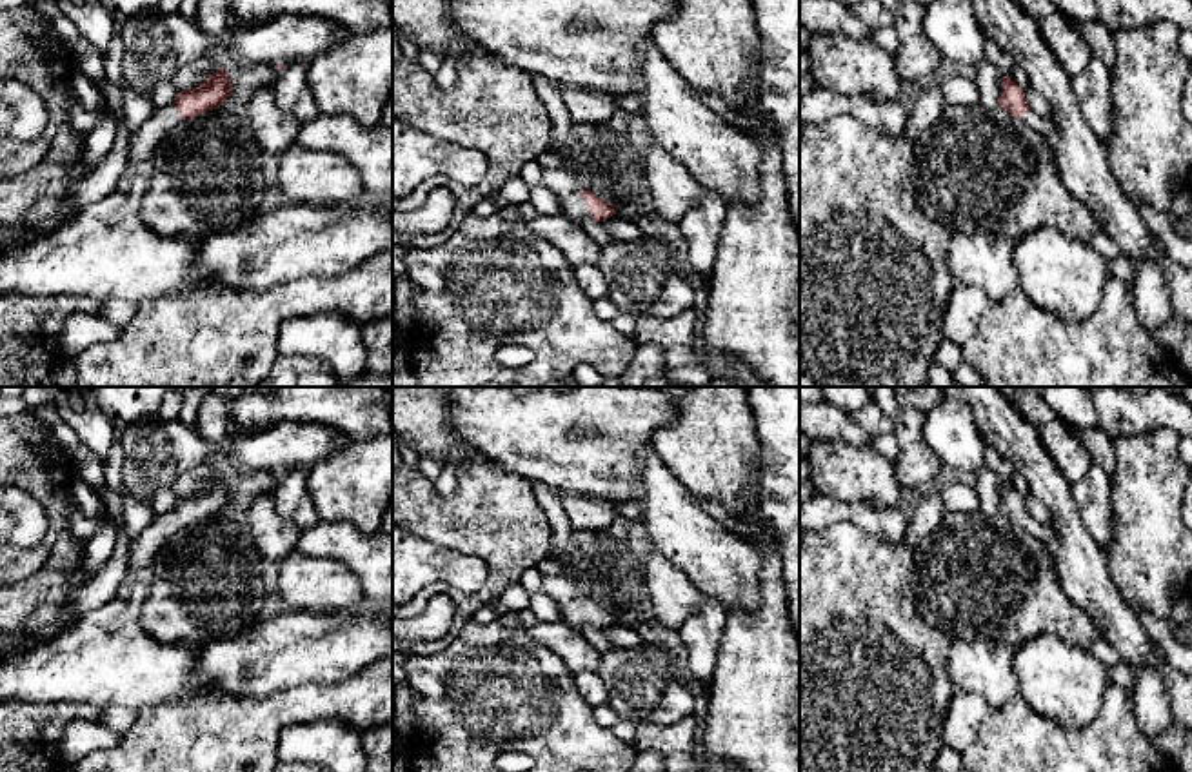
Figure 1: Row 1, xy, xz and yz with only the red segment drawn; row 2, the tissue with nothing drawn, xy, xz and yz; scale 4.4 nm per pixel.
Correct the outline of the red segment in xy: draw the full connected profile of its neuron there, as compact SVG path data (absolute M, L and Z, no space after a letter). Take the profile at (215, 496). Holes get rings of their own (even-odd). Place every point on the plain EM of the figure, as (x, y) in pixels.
M225 472L209 481L198 494L180 498L173 512L156 514L129 545L129 567L118 594L105 605L80 618L49 641L18 656L0 659L0 703L87 703L93 707L120 705L144 708L149 705L222 696L218 685L198 674L198 647L162 643L140 625L140 609L153 585L154 558L164 543L182 529L196 525L231 503Z

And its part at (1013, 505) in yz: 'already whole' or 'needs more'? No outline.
needs more

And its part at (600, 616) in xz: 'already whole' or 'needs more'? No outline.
needs more

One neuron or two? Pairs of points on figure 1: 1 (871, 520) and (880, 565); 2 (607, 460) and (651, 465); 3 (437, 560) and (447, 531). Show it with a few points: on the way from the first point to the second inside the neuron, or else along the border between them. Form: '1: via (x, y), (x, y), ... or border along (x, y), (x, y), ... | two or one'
1: border along (833, 524), (853, 522), (884, 538), (902, 540) | two
2: border along (649, 444), (638, 453), (640, 493), (631, 500) | two
3: border along (411, 533), (482, 560) | two

